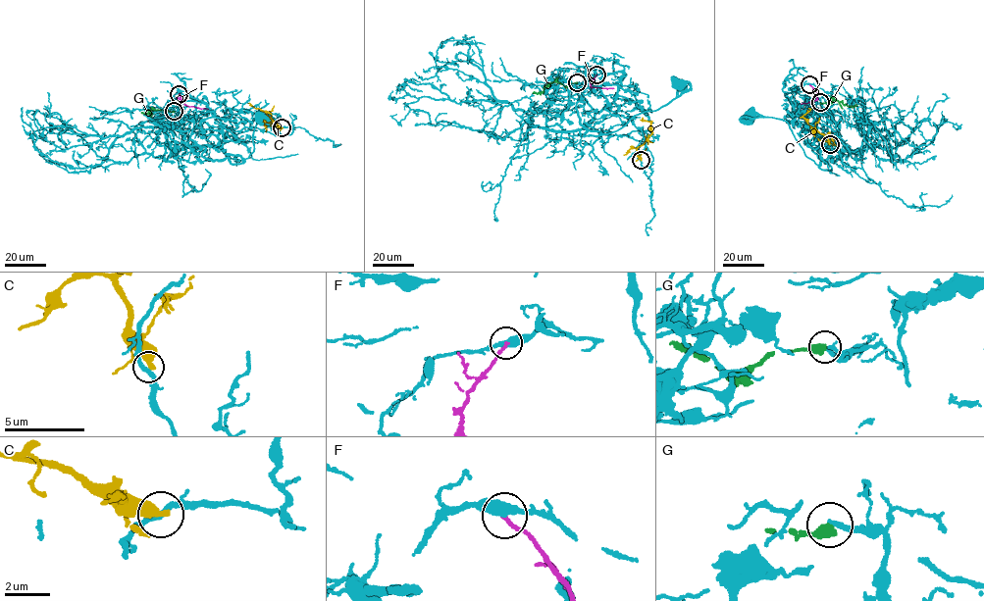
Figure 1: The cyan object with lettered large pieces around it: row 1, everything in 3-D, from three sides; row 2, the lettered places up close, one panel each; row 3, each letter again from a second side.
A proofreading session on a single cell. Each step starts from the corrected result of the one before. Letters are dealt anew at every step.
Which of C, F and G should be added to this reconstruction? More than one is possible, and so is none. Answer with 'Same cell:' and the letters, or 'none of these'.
Same cell: none of these

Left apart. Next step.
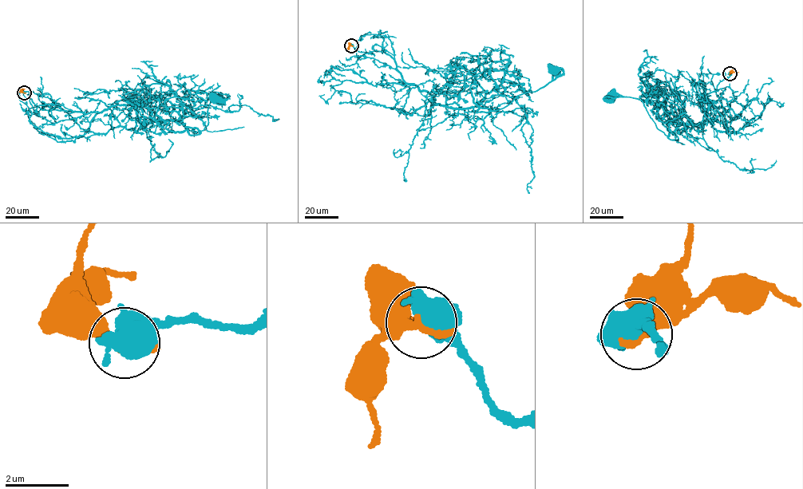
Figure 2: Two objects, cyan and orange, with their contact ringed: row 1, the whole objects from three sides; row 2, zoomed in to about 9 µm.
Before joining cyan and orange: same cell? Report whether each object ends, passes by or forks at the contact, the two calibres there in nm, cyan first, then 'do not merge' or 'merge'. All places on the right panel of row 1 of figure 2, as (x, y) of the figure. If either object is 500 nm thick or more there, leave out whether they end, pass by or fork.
cyan forks there; orange ends there; 480 nm thick on the cyan side, 360 nm on the other; do not merge

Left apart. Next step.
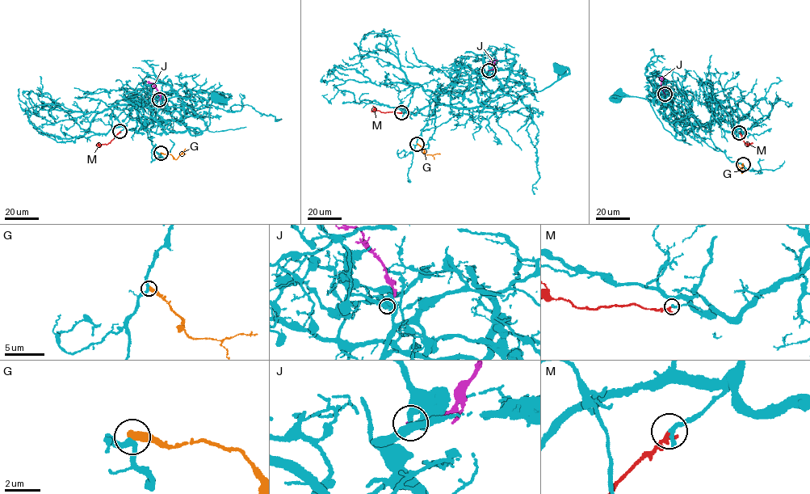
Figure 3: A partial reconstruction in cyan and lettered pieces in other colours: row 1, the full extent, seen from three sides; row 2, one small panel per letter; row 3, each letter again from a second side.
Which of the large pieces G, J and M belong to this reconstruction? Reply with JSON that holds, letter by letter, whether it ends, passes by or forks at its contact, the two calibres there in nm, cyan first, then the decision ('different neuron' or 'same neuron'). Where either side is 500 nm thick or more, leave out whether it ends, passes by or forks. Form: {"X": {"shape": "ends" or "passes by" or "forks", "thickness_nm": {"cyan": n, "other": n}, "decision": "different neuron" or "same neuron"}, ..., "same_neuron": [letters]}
{"G": {"shape": "ends", "thickness_nm": {"cyan": 240, "other": 460}, "decision": "different neuron"}, "J": {"shape": "ends", "thickness_nm": {"cyan": 400, "other": 190}, "decision": "different neuron"}, "M": {"shape": "ends", "thickness_nm": {"cyan": 280, "other": 260}, "decision": "same neuron"}, "same_neuron": ["M"]}

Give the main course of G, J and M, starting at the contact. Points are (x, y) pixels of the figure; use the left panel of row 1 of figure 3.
G: (161, 153), (170, 154), (175, 159), (185, 148)
J: (159, 99), (161, 97), (153, 83), (147, 82)
M: (119, 131), (107, 144), (97, 143)

